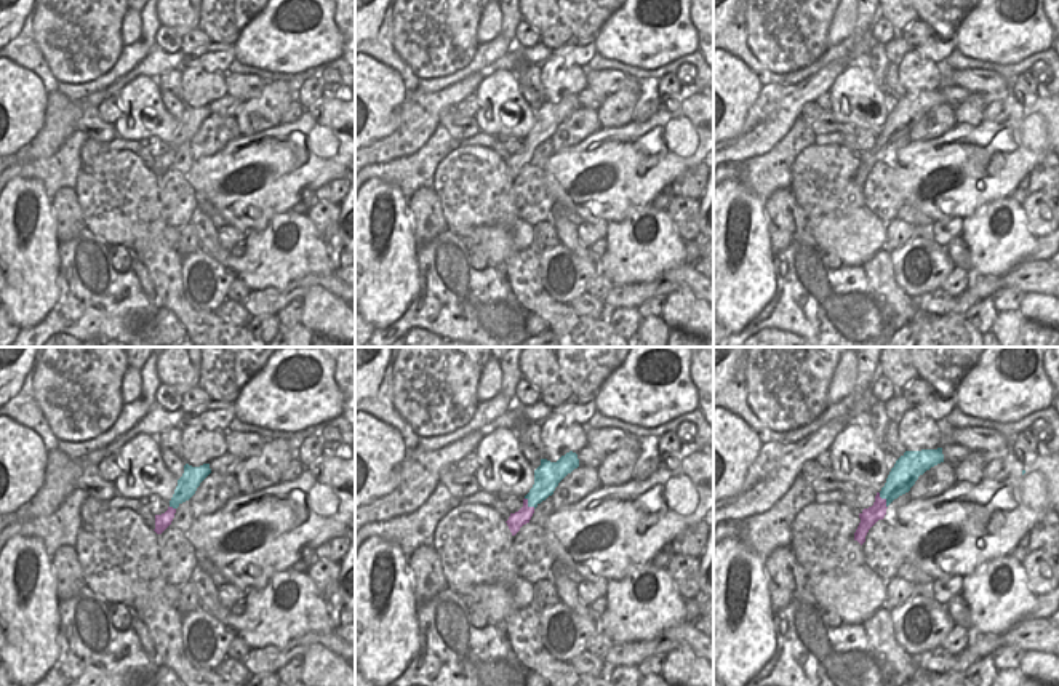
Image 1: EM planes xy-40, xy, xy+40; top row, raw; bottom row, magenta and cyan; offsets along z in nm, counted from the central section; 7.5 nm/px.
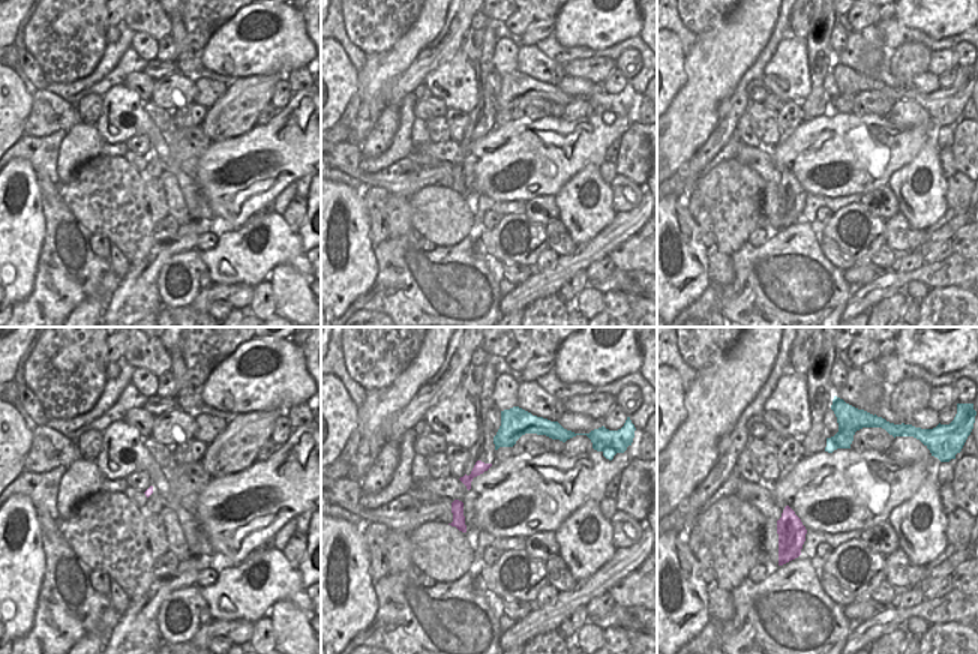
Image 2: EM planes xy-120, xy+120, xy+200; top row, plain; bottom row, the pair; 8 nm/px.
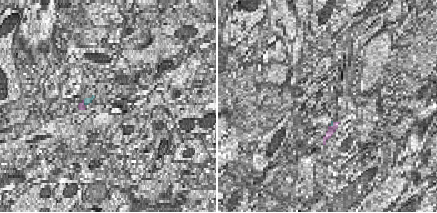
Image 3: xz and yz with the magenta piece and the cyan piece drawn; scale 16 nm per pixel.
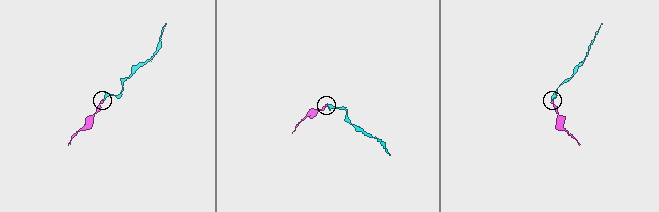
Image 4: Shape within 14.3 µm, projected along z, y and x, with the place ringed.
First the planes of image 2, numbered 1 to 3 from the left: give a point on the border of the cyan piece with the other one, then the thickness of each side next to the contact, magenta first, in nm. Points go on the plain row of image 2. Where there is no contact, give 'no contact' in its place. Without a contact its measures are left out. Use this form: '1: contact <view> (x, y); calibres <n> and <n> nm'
1: no contact
2: no contact
3: no contact

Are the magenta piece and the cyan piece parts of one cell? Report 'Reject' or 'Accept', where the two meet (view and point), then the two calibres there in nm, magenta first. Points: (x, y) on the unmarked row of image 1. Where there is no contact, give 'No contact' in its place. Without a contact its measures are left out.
Accept. Touches magenta at xy+40 (885, 143). Thickness 140 nm (magenta) against 200 nm.

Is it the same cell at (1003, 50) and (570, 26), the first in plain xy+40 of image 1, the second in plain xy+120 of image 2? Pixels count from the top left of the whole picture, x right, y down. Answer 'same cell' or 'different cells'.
same cell

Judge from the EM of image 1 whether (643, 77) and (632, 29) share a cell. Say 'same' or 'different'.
different

